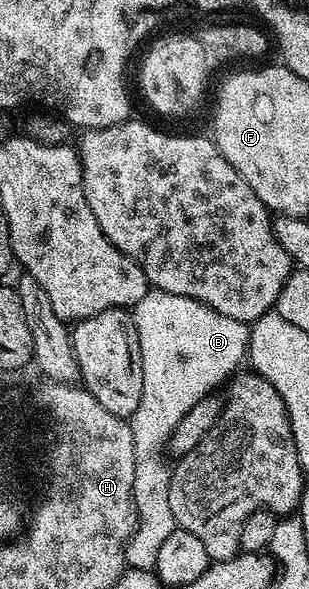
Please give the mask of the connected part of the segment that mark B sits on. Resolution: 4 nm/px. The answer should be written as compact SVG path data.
M150 289L148 293L143 297L143 301L139 301L136 307L132 308L131 314L133 316L133 320L135 321L135 329L139 333L139 353L141 354L141 360L143 361L143 398L139 401L139 409L135 409L135 413L128 420L129 428L131 429L131 433L133 434L133 440L135 441L135 485L133 486L133 504L137 509L137 532L133 535L133 538L129 540L128 546L125 547L125 561L126 564L134 571L153 571L157 566L157 558L159 557L159 545L163 545L163 541L167 541L167 537L171 537L171 533L175 530L178 530L177 522L175 521L175 513L171 513L171 501L169 498L171 497L171 463L168 463L165 460L165 451L167 455L167 448L170 446L171 440L173 438L173 434L175 433L175 429L179 425L179 421L183 421L183 417L187 417L187 413L191 413L191 409L196 403L199 401L203 401L203 397L207 397L208 395L214 394L218 390L217 386L220 385L221 382L228 380L230 376L234 374L238 370L237 367L242 362L243 364L247 359L247 352L249 350L249 329L250 324L248 323L240 323L239 321L235 321L231 317L223 317L223 313L219 313L215 309L211 309L206 305L206 303L200 303L199 301L195 301L191 297L179 297L175 293L167 293L166 291L158 291L156 289Z

